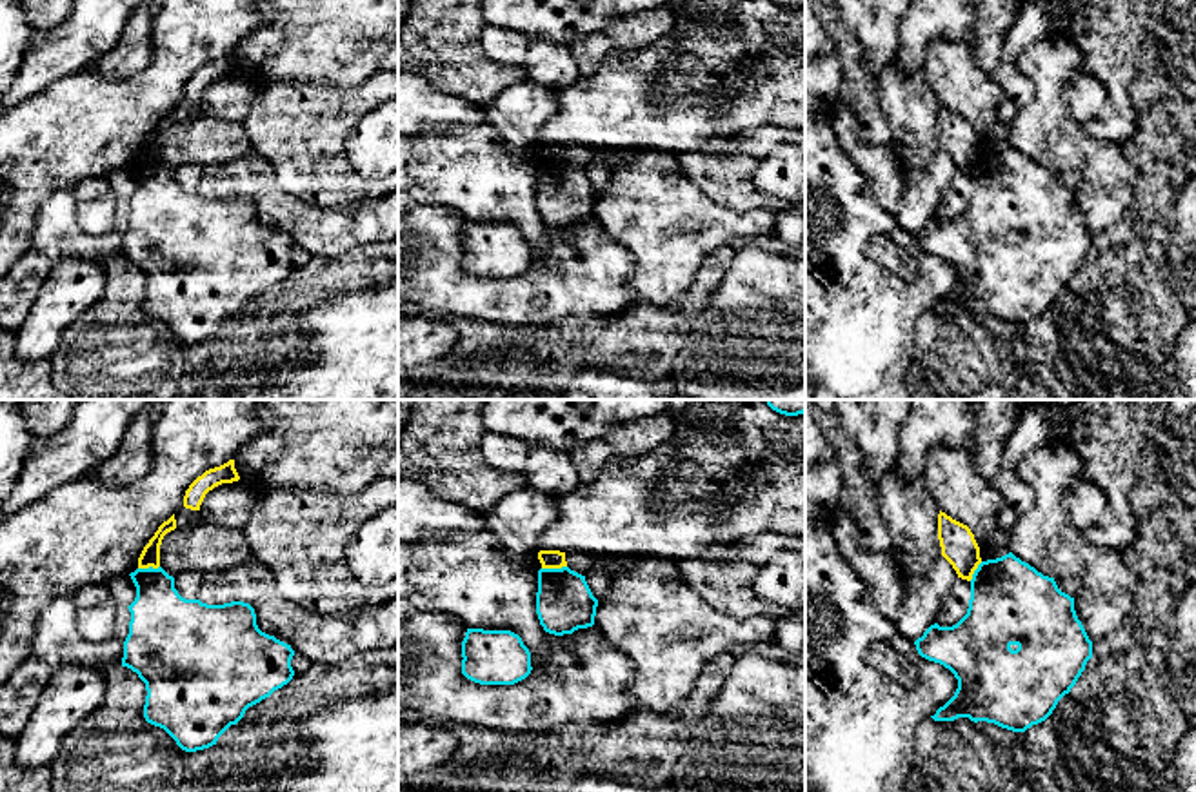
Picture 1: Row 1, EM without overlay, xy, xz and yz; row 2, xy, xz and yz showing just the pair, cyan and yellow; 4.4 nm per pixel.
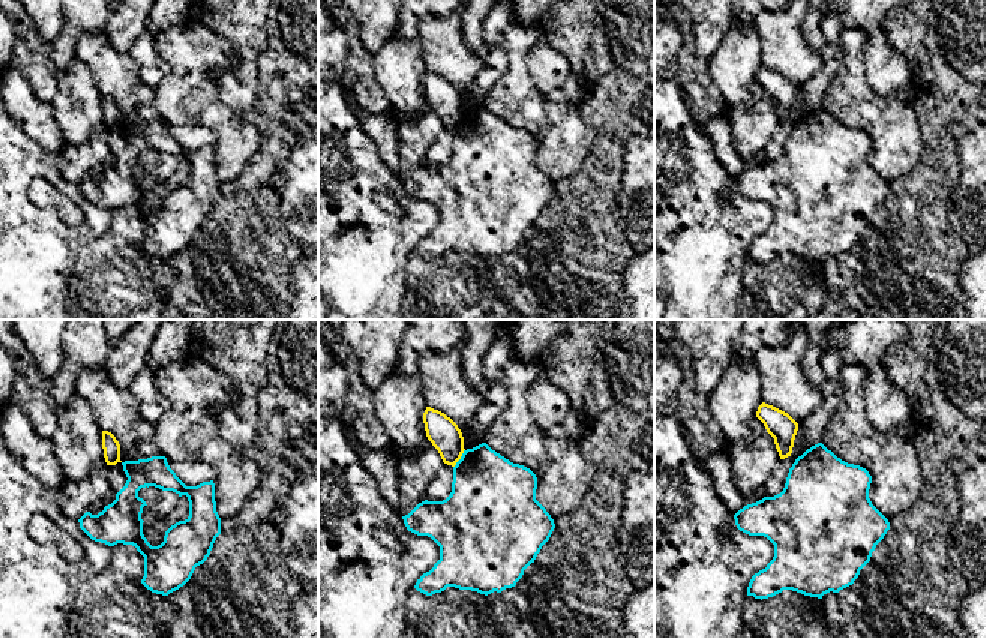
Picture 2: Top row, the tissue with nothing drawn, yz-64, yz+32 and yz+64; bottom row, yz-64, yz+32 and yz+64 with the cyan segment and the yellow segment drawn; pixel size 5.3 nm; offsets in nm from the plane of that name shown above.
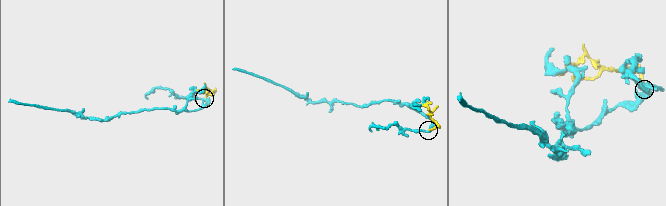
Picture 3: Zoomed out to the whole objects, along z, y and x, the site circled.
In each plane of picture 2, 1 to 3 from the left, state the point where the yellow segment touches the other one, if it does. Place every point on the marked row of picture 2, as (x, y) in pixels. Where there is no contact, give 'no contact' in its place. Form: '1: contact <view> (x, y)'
1: no contact
2: contact yz+32 (461, 458)
3: no contact

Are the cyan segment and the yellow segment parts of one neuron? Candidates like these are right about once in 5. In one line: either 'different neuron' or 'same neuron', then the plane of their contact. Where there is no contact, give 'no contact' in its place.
different neuron | xz

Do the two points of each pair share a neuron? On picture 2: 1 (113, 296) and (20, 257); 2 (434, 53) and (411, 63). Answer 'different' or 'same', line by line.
1: different
2: different

